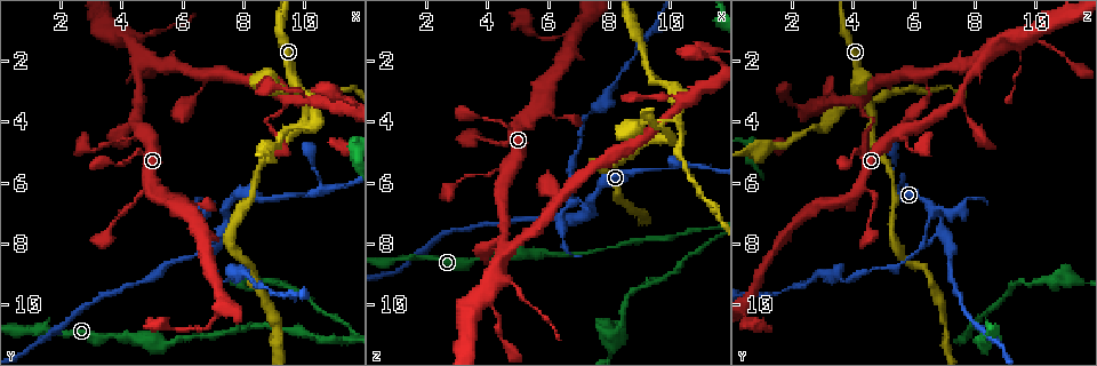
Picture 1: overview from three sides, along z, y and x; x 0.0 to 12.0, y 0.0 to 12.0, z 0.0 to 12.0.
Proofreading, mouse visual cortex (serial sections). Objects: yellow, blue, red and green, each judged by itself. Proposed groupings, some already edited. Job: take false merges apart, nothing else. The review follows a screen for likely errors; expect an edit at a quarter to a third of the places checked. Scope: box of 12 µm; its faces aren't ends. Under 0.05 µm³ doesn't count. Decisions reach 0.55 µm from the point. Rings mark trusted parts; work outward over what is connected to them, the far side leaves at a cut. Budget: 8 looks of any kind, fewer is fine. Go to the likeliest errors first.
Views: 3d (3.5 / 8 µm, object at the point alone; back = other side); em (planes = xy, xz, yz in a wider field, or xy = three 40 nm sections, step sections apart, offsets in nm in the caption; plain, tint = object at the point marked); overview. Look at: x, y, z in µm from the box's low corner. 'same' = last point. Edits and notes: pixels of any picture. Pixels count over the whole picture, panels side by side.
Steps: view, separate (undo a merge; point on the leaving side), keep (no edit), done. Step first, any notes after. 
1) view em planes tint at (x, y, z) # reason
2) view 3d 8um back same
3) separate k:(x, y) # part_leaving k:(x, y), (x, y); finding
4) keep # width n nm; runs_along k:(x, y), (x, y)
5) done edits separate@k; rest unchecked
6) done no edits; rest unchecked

view 3d 3.5um at (9.7, 2.7, 4.2) # four arms meet

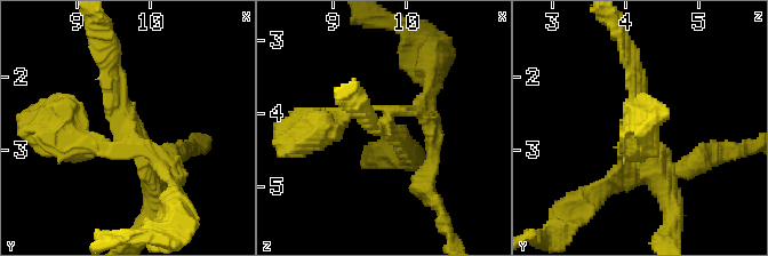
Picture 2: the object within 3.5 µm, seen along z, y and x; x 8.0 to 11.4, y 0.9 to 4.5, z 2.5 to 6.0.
separate 2:(180, 175) # part_leaving 2:(133, 143), (175, 188), (175, 216); a second cell is stuck on

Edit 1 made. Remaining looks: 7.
view overview

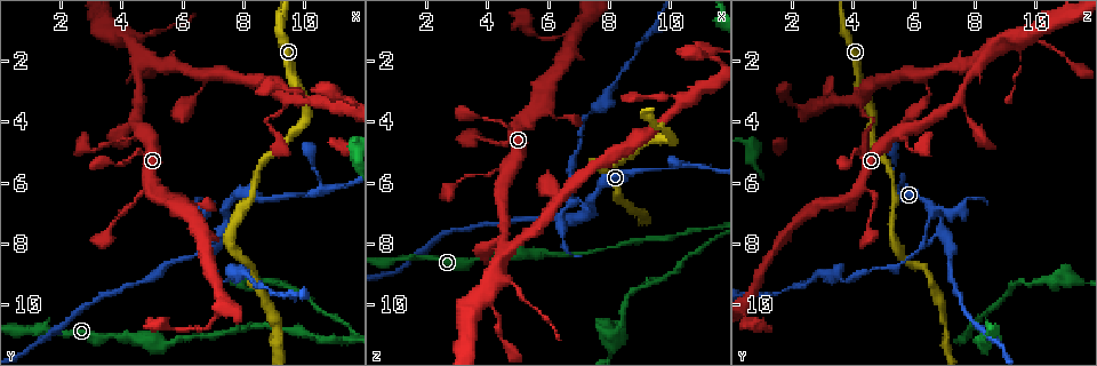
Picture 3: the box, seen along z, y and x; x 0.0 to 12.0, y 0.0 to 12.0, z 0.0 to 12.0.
view em planes tint at (10.6, 6.2, 5.3) # a fork

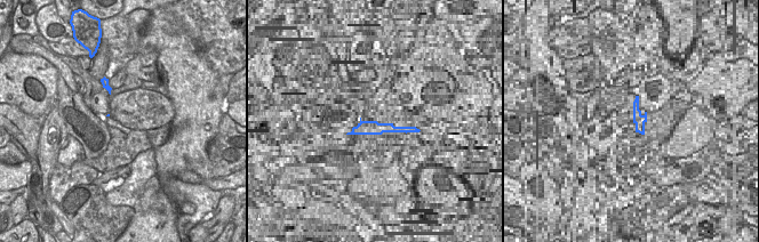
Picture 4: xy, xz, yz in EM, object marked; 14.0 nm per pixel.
view 3d 3.5um same # see where the arms go

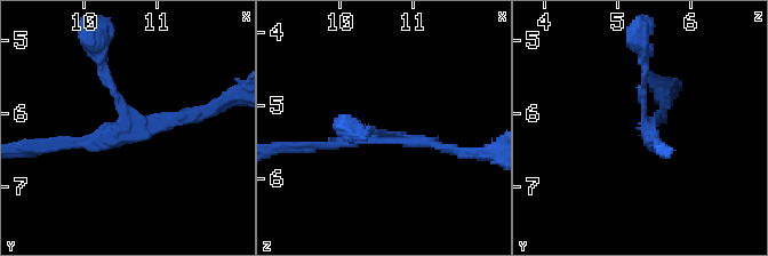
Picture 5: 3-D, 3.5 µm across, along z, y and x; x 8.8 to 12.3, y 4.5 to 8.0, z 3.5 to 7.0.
keep # runs_along 5:(53, 146), (126, 121), (102, 55); continuous, no second cell

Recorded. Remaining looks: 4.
view 3d 8um at (4.0, 1.2, 9.5) # three arms meet

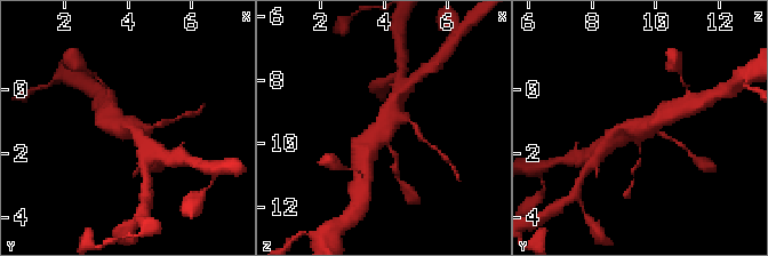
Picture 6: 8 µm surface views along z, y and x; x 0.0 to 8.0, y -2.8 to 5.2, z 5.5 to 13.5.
view 3d 3.5um back at (4.0, 1.2, 9.5)

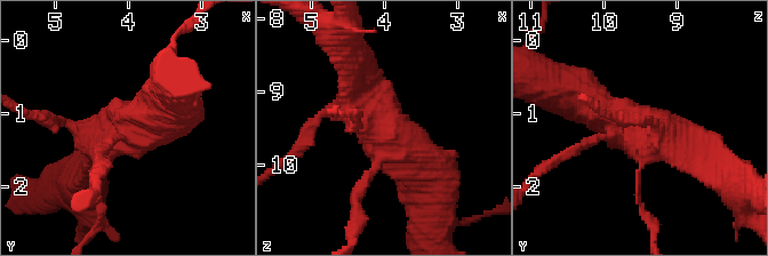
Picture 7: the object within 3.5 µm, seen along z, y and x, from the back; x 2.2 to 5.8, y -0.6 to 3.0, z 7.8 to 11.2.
view em xy step 2 tint at (4.00, 1.25, 9.45) # arms 3; arm_widths 150, 350, 500 nm

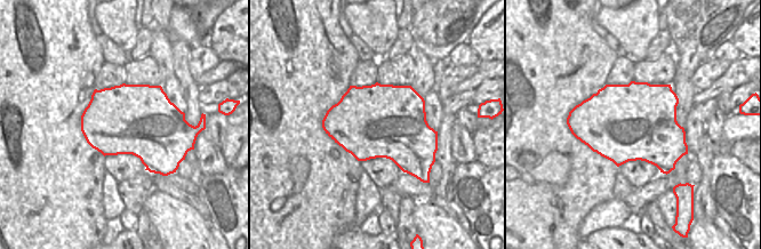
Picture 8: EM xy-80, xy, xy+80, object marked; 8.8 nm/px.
keep # runs_along 7:(351, 89), (429, 181), (429, 198); continuous, no second cell

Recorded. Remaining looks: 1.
done edits separate@2; rest unchecked

